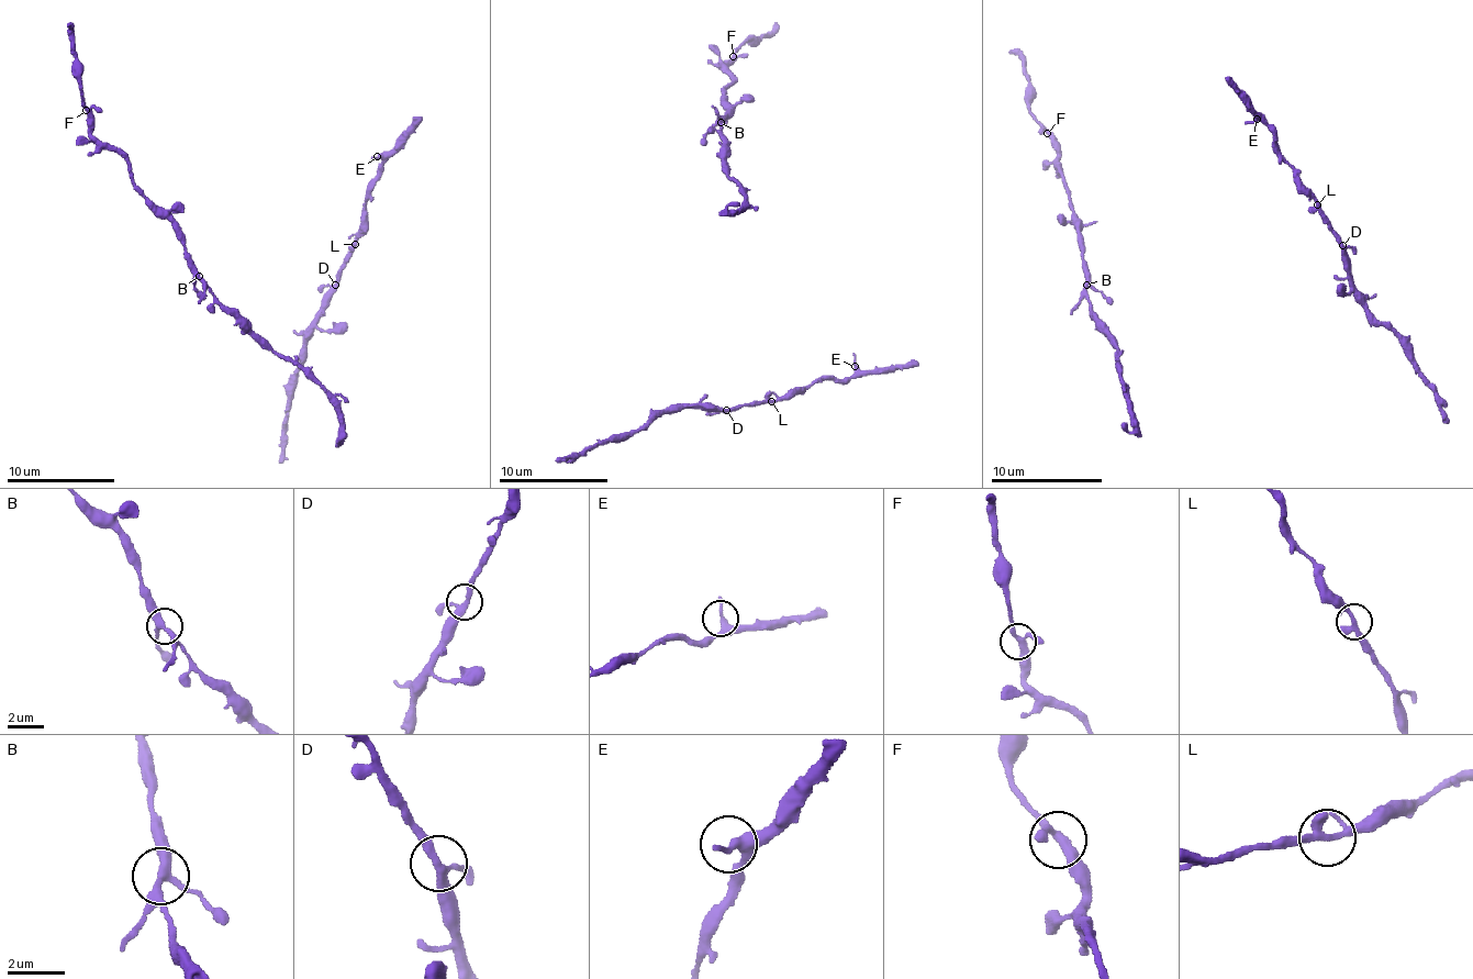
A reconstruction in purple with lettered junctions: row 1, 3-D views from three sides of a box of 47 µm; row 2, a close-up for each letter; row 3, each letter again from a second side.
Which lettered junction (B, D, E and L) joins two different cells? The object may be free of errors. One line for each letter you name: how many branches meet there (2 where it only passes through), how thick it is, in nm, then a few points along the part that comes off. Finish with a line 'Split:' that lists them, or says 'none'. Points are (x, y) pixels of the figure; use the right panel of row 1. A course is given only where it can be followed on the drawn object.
Split: none

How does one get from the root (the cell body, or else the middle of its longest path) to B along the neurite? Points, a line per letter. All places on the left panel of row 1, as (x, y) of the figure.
B: (293, 355), (293, 359), (281, 357), (258, 341), (216, 303), (212, 289), (199, 276)

